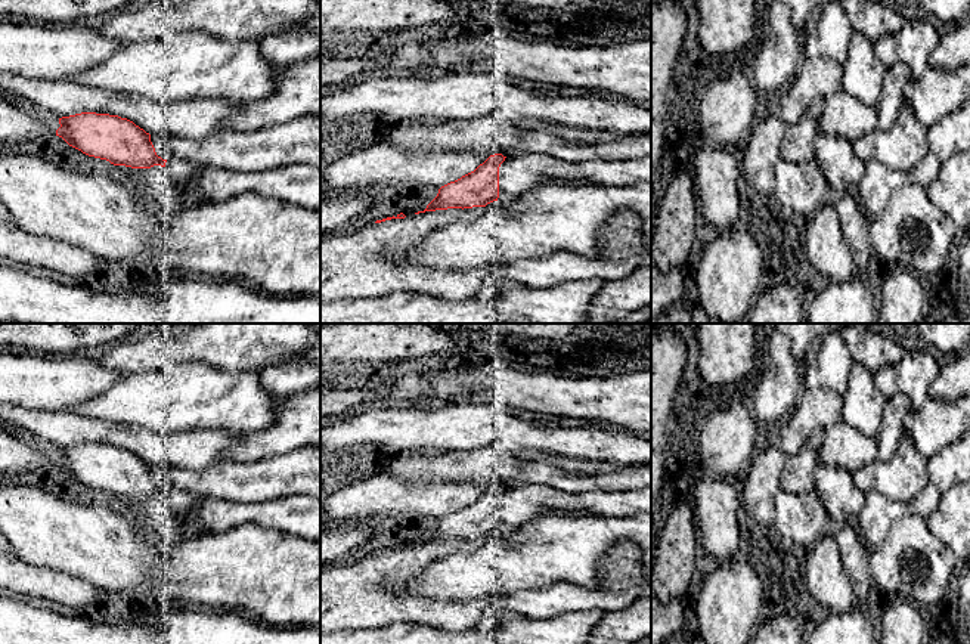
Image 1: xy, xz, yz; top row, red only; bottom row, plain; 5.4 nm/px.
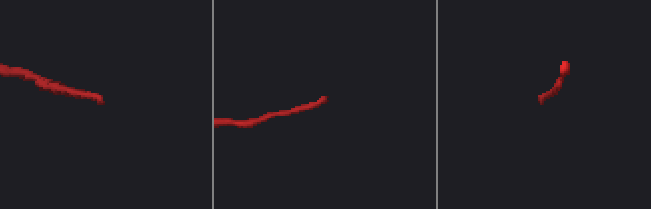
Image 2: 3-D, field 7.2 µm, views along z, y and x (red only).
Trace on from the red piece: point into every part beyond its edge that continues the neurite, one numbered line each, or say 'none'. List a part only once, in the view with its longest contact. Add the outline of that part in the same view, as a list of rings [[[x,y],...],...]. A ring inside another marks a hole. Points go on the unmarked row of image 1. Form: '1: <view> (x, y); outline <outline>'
1: xz (518, 505); outline [[[540,483],[506,487],[499,498],[499,529],[509,535],[545,517],[546,513],[571,513],[571,517],[625,518],[639,513],[651,514],[651,484],[644,489],[591,493],[564,493]]]

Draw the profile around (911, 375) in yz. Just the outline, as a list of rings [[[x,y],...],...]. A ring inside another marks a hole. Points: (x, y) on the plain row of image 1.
[[[904,350],[902,357],[874,375],[876,387],[886,396],[905,394],[911,409],[920,409],[929,397],[930,383],[938,375],[939,366],[933,356],[923,350]]]

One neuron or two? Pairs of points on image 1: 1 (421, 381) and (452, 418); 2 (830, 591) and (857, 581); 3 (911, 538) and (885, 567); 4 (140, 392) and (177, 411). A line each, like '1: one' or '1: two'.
1: two
2: two
3: one
4: one

